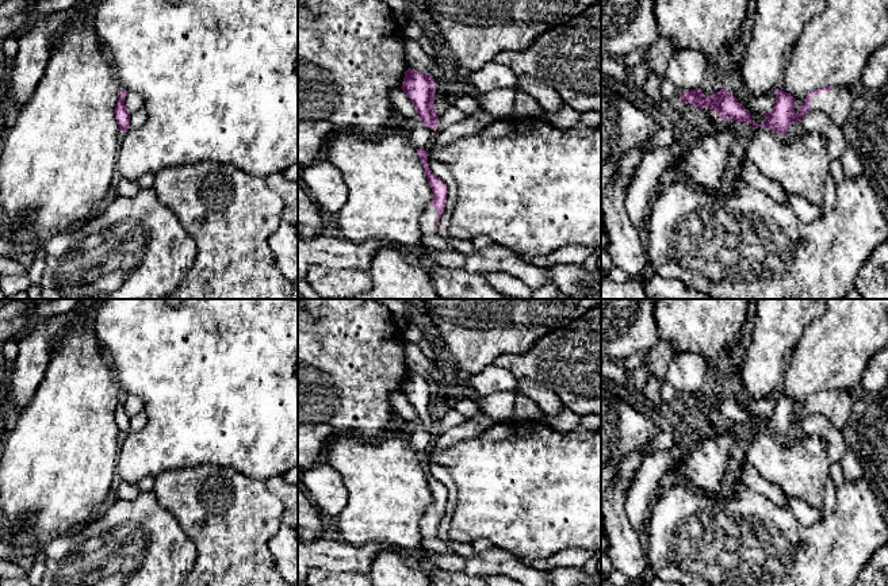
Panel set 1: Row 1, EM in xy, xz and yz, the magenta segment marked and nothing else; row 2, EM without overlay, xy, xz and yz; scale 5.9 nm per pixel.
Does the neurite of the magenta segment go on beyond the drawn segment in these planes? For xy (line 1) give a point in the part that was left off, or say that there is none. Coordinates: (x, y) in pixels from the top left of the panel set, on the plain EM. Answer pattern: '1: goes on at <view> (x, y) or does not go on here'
1: does not go on here

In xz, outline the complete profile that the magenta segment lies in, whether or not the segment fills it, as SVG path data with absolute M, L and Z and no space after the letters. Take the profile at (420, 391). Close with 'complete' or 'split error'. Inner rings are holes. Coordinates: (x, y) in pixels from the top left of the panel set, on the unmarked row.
M409 371L405 375L401 391L414 407L418 415L418 422L426 430L436 434L437 415L433 410L433 403L436 401L433 379Z | complete

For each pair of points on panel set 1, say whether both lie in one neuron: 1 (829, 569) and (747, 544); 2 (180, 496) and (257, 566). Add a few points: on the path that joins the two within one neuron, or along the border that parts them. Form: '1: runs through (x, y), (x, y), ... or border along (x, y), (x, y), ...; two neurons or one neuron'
1: runs through (808, 569), (772, 569), (768, 565); one neuron
2: runs through (199, 508), (238, 547); one neuron

